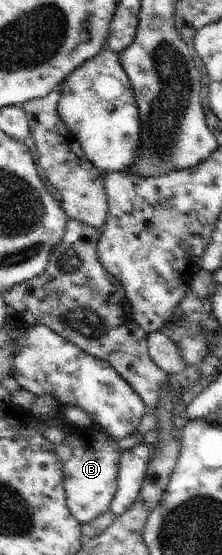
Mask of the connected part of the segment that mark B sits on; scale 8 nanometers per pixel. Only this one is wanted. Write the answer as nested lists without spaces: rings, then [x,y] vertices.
[[[63,426],[62,429],[65,434],[65,444],[73,448],[73,454],[63,465],[63,486],[66,490],[67,506],[75,520],[82,525],[109,510],[117,490],[122,449],[115,441],[101,433],[97,426],[92,428]]]

